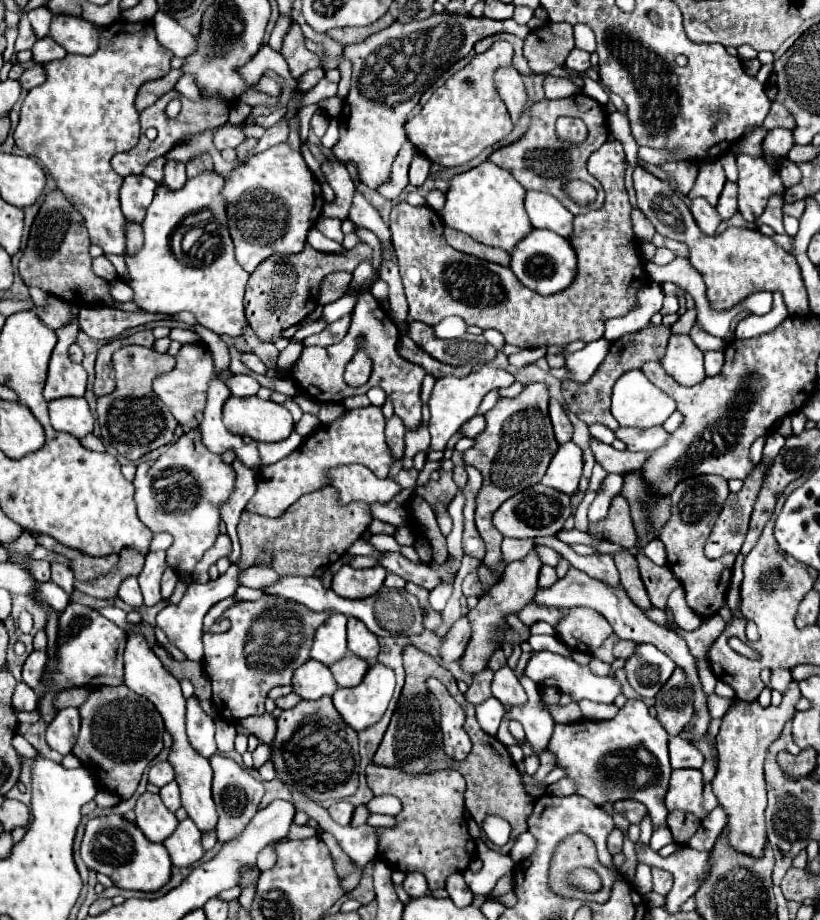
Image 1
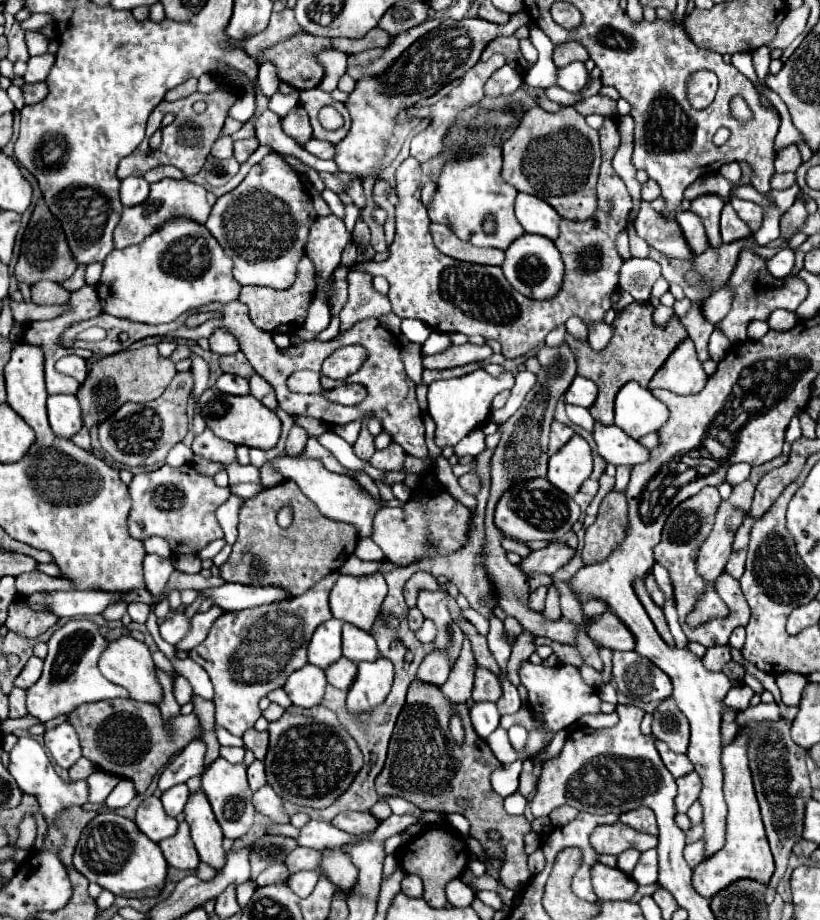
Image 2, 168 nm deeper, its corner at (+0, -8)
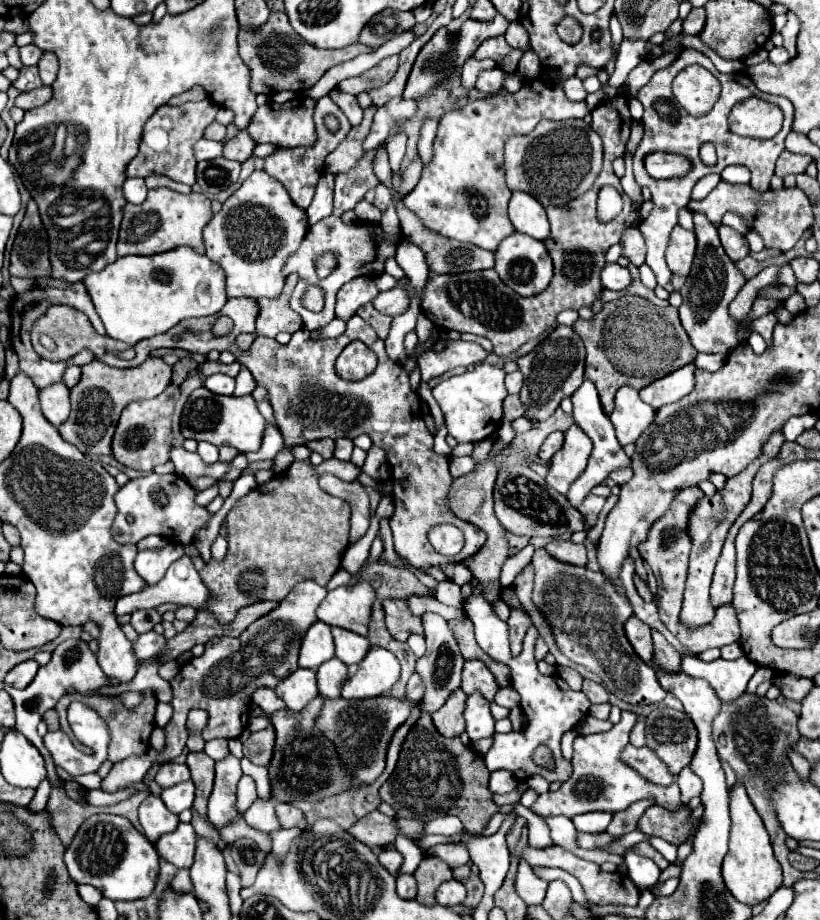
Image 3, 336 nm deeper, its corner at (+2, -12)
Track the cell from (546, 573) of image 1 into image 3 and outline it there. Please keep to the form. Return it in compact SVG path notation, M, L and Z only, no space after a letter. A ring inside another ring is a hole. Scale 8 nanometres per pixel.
M512 610L510 618L508 618L508 630L510 630L510 648L514 654L518 654L522 650L522 640L524 634L528 630L528 614L520 612L520 610Z

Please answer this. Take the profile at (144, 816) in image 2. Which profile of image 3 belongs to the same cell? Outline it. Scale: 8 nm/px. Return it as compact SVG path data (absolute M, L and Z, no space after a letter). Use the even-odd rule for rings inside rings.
M148 796L140 804L140 824L144 828L144 834L150 842L156 842L162 834L174 832L178 826L178 816L172 814L160 796Z

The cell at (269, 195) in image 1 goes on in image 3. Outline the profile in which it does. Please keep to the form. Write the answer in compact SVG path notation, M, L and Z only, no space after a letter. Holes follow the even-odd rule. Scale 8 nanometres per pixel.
M264 170L252 172L204 228L206 256L222 266L226 274L226 296L278 298L284 286L282 266L286 258L298 250L306 230L306 212L290 200L284 186L264 174Z

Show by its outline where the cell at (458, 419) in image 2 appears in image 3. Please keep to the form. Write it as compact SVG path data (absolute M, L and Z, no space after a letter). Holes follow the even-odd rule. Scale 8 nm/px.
M478 364L474 370L464 372L460 376L452 376L444 382L440 382L432 394L444 414L444 422L448 428L448 434L454 436L458 442L480 442L488 436L492 436L500 422L502 422L502 402L508 396L504 386L504 370L490 366L490 364Z

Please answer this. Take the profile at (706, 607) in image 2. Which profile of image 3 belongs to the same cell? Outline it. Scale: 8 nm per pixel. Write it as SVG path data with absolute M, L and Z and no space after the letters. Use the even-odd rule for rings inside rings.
M780 430L772 432L772 436L764 444L764 454L760 454L752 464L748 464L740 474L728 478L724 488L716 490L716 494L712 498L704 496L690 510L690 516L688 516L688 536L692 540L692 548L690 548L690 566L688 566L688 580L686 580L684 606L682 606L682 624L686 624L686 626L704 626L704 622L710 622L714 618L716 610L710 604L710 592L708 590L710 590L714 566L716 566L716 560L718 560L718 556L722 552L726 534L728 534L730 526L736 522L736 518L742 514L746 504L750 502L750 496L752 496L752 478L754 478L756 470L768 458L774 458L778 454L782 442L784 442L782 432Z

